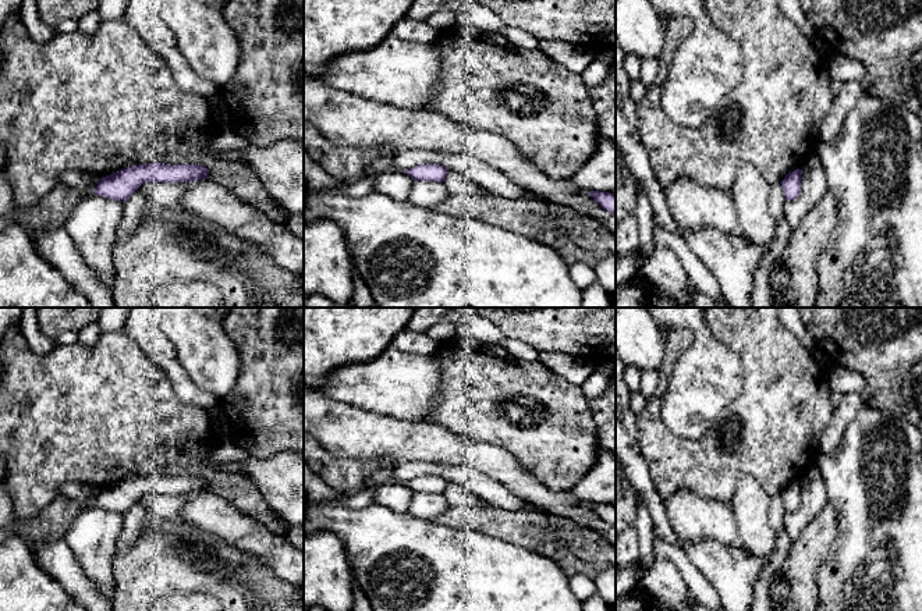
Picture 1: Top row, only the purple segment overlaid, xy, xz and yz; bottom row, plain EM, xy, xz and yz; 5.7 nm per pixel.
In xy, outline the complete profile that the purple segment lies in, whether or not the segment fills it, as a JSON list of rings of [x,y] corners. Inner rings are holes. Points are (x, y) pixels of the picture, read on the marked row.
[[[138,164],[99,178],[93,193],[124,203],[145,182],[189,182],[208,175],[209,170],[201,164]]]

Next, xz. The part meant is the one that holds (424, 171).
[[[419,164],[404,173],[409,175],[412,180],[443,182],[447,171],[448,168],[440,164]]]

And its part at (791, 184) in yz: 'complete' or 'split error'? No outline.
complete

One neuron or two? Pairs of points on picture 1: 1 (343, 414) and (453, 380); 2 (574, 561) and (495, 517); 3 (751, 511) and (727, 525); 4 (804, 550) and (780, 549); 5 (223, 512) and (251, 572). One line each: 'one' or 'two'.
1: two
2: one
3: two
4: two
5: two

